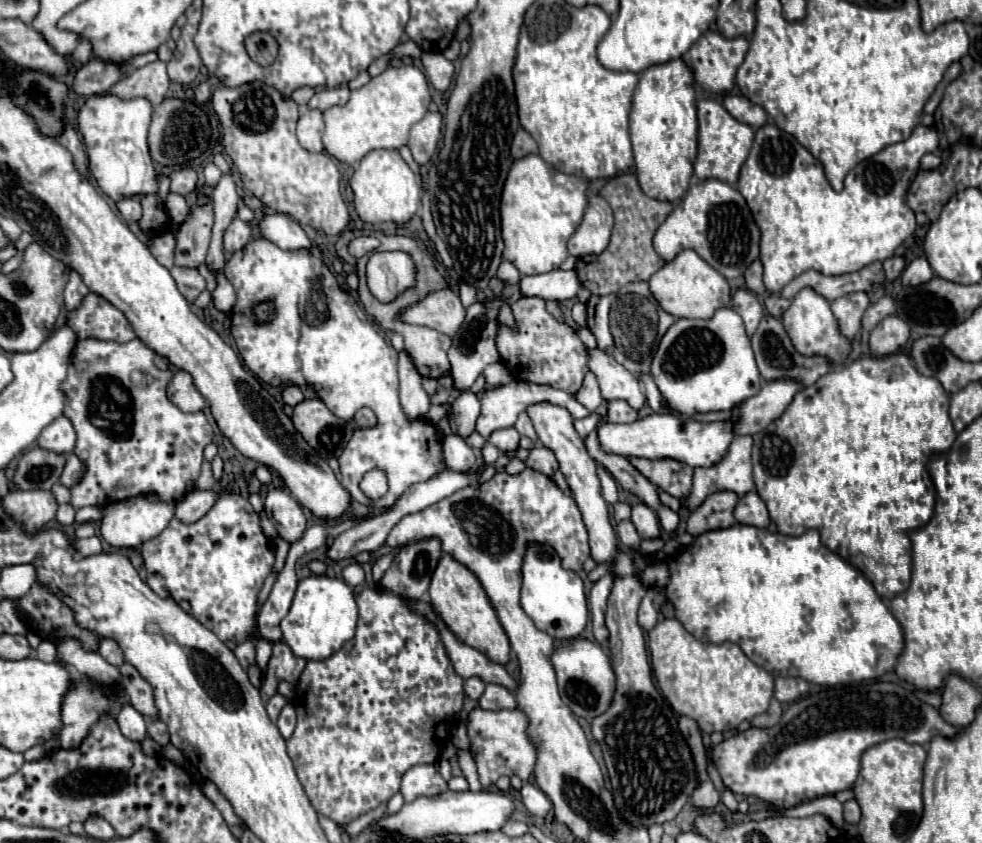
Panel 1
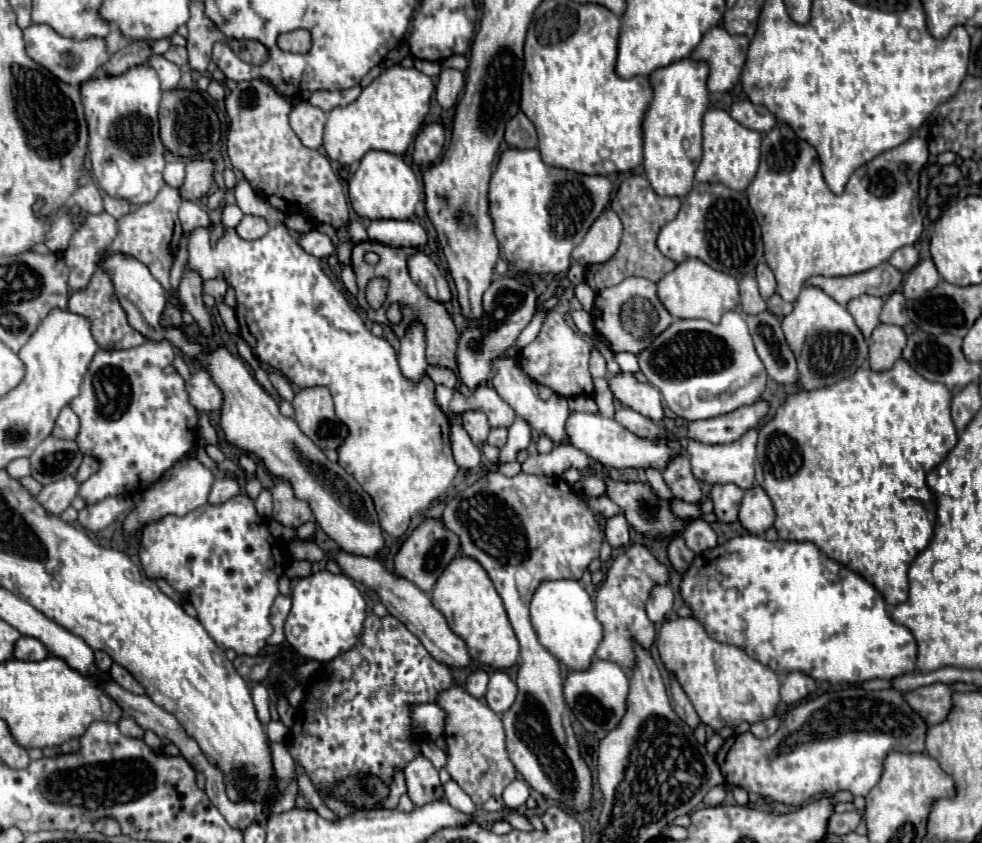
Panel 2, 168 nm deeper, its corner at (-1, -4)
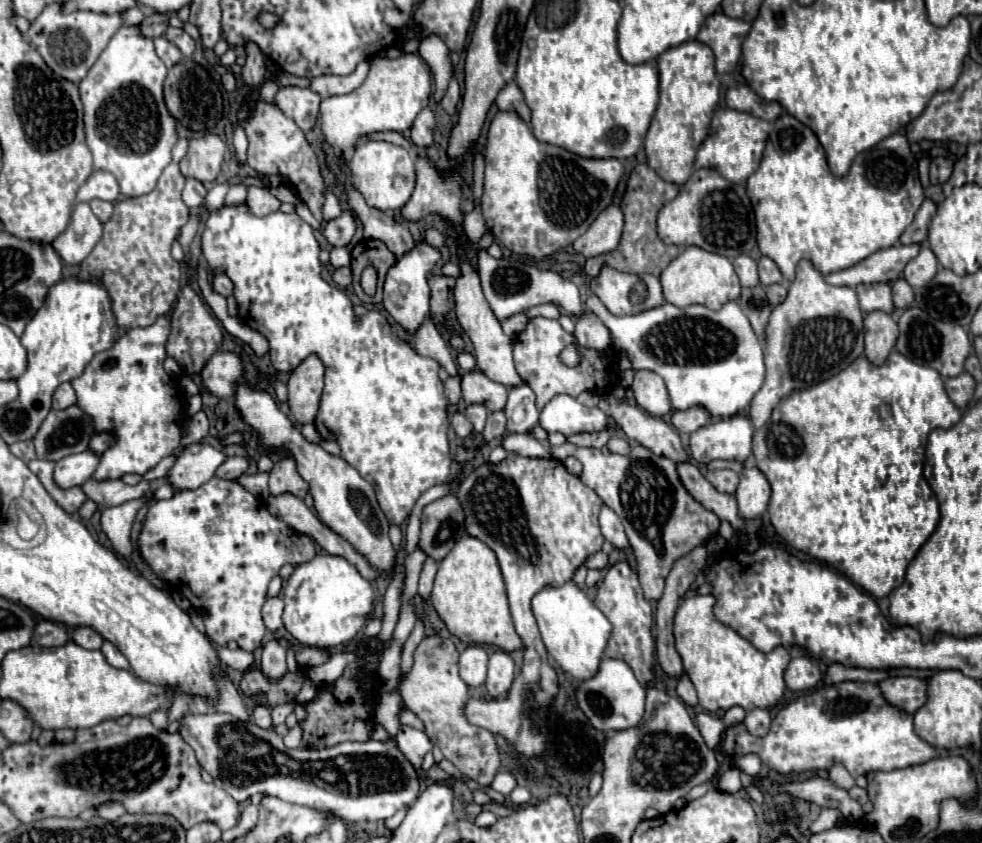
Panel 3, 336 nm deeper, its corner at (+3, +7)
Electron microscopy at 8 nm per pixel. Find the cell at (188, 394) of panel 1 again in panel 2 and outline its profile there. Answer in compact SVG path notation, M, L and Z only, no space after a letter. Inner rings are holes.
M200 370L196 372L188 382L186 382L186 390L190 396L192 406L198 412L212 412L212 410L220 410L224 396L220 392L220 388L212 382L212 376L208 370Z

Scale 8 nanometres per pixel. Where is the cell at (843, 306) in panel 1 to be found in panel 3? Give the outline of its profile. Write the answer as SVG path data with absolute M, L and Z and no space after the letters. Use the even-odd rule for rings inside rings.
M872 283L872 285L858 285L856 287L860 309L864 313L870 311L884 311L892 313L892 291L888 283Z

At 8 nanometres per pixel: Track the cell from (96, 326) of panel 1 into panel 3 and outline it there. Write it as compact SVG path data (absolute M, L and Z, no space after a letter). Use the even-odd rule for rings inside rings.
M170 163L160 179L154 191L142 195L142 197L130 197L124 201L114 203L114 213L112 217L104 223L104 235L102 239L96 243L96 247L92 249L92 253L80 263L80 273L78 279L80 281L98 281L110 295L112 301L112 313L116 319L116 325L122 331L134 329L134 327L148 327L152 325L158 317L164 317L170 313L178 289L180 289L180 279L182 279L182 271L180 271L180 263L172 259L170 249L172 243L176 241L180 227L188 221L190 217L190 209L184 205L180 193L184 189L184 181L186 177L180 173L178 163Z

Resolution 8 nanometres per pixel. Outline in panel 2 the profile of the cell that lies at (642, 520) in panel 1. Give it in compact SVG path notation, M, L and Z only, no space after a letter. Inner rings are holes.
M642 544L628 546L610 566L606 580L598 588L596 596L596 616L604 626L604 640L598 646L596 656L600 660L610 660L620 664L622 668L636 668L636 654L634 644L650 650L656 638L656 628L646 616L644 604L650 596L652 586L656 584L668 584L668 570L664 564L660 564L648 548Z

